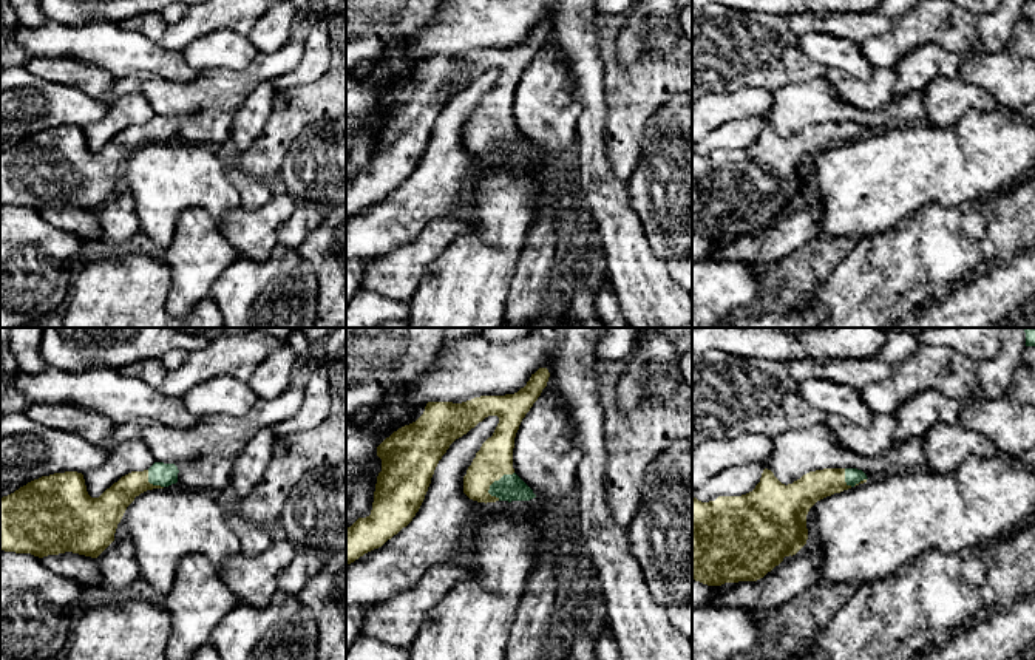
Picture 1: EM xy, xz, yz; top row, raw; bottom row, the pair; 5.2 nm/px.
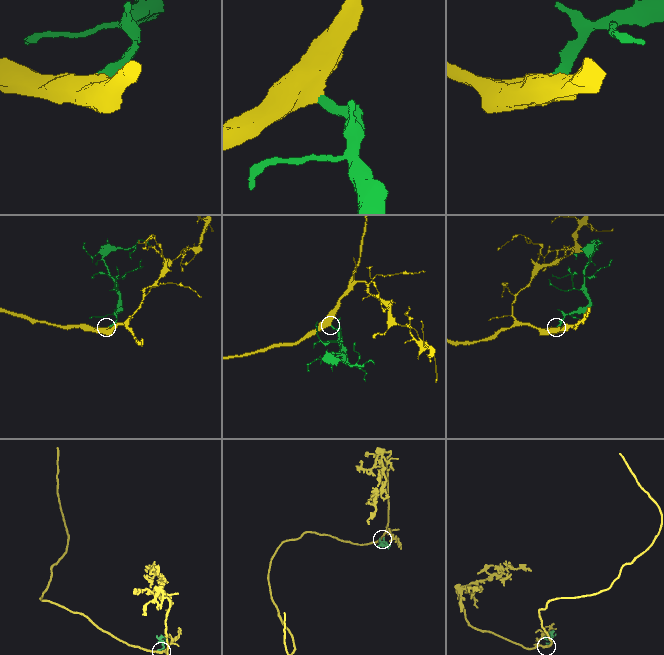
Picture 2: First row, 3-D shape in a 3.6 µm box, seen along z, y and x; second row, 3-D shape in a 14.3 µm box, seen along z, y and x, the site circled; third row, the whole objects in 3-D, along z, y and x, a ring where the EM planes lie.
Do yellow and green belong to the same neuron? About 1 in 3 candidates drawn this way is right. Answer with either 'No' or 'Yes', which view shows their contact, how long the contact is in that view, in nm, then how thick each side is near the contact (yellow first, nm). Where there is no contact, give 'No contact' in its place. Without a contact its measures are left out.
Yes. Touches yellow in xz. Shared border 180 nm. Thickness 190 nm (yellow) against 140 nm

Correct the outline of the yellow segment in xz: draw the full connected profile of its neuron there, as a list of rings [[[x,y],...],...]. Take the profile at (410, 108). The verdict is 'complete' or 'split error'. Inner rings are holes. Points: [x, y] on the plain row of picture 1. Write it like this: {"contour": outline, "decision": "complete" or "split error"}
{"contour": [[[539,22],[531,28],[527,39],[514,48],[480,49],[462,57],[428,56],[423,68],[416,76],[399,82],[386,91],[377,100],[382,125],[377,130],[371,168],[358,172],[346,182],[346,219],[365,207],[382,201],[412,175],[425,153],[434,124],[450,99],[488,70],[497,70],[499,77],[468,121],[463,130],[463,147],[470,153],[485,158],[536,151],[533,144],[514,127],[513,102],[519,79],[547,40],[548,31],[548,23]]], "decision": "split error"}

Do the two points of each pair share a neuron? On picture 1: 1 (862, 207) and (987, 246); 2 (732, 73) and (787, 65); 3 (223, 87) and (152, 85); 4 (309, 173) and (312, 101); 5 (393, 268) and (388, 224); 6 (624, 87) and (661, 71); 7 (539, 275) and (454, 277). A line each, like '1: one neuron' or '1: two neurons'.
1: two neurons
2: one neuron
3: one neuron
4: two neurons
5: two neurons
6: one neuron
7: two neurons

